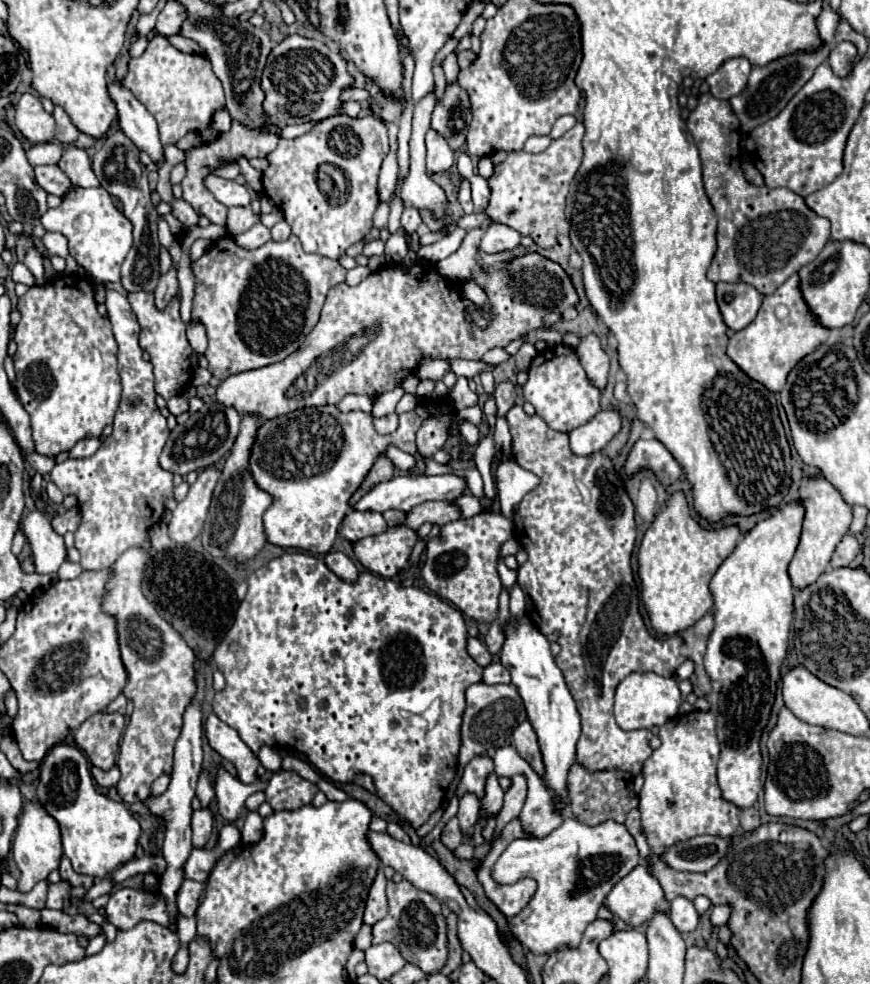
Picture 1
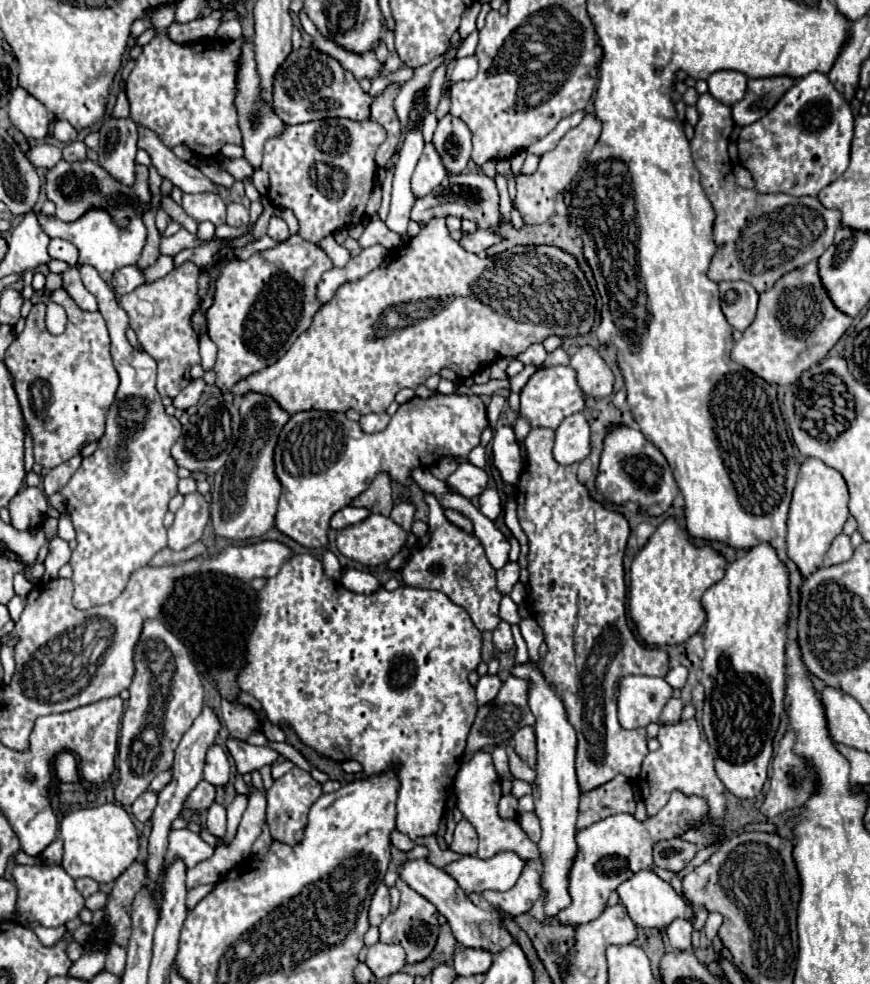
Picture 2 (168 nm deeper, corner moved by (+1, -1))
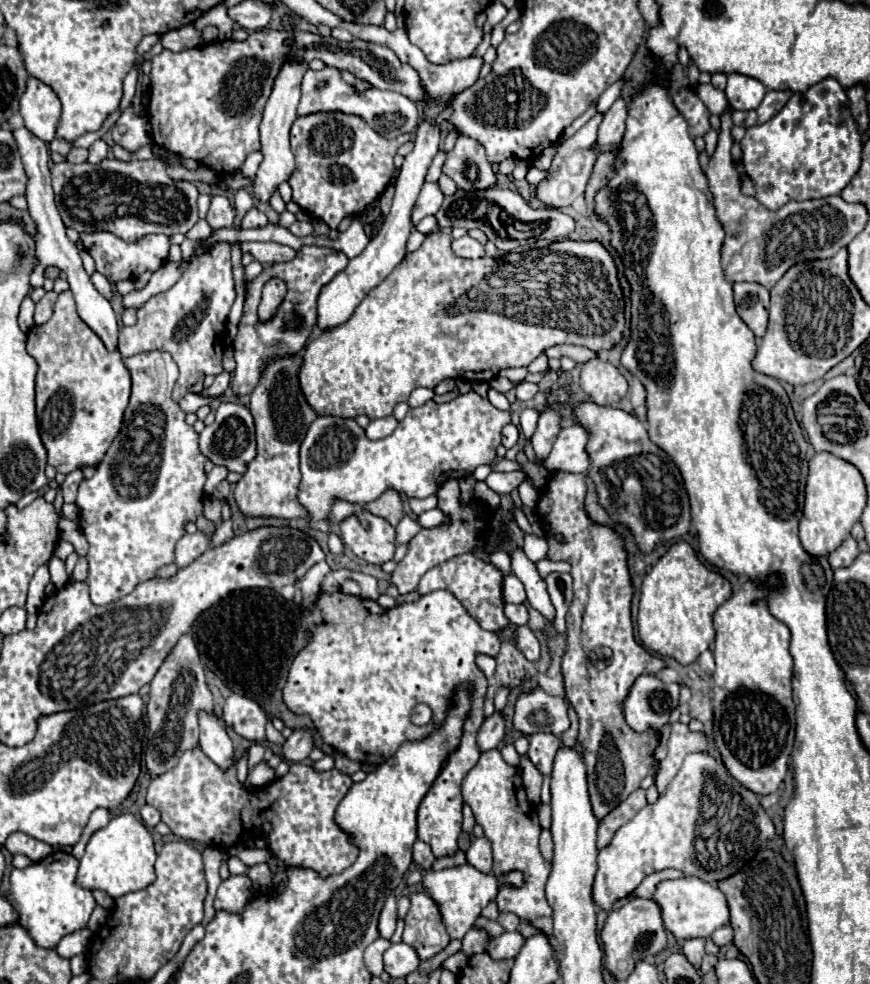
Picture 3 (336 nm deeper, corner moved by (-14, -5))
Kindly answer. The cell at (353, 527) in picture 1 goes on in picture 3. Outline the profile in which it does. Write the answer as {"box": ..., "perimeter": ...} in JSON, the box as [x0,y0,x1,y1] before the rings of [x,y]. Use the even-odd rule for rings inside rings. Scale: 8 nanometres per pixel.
{"box":[331,500,359,522],"perimeter":[[[335,500],[333,508],[331,508],[331,518],[335,522],[343,522],[347,520],[347,516],[353,516],[355,512],[359,512],[359,506],[351,504],[351,502],[343,502],[343,500]]]}

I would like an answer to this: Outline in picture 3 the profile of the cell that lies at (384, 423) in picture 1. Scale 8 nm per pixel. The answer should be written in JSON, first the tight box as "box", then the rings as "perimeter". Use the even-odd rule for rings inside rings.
{"box":[365,416,397,440],"perimeter":[[[385,416],[385,418],[373,420],[373,422],[365,428],[365,432],[367,432],[367,436],[369,436],[371,440],[379,440],[379,438],[389,436],[395,428],[397,428],[397,420],[395,420],[395,416]]]}

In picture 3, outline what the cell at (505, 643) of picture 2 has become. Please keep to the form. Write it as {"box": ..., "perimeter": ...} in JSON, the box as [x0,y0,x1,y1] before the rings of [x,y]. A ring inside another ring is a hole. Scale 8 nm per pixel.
{"box":[513,626,541,662],"perimeter":[[[517,626],[515,634],[513,634],[513,642],[523,652],[523,656],[527,660],[531,660],[531,662],[537,662],[539,660],[541,646],[539,646],[537,636],[529,630],[529,626]]]}

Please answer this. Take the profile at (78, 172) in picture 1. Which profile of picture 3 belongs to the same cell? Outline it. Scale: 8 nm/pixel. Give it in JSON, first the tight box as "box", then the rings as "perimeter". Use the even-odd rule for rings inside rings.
{"box":[87,140,109,164],"perimeter":[[[95,140],[95,142],[89,146],[89,158],[87,158],[87,162],[97,164],[99,160],[103,160],[103,158],[107,156],[107,150],[109,150],[109,146],[107,146],[103,140]]]}

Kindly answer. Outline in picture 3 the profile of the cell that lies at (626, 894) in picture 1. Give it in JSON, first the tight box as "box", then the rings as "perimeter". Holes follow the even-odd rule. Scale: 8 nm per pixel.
{"box":[653,878,729,940],"perimeter":[[[679,878],[679,880],[663,880],[657,884],[653,892],[653,900],[661,908],[665,928],[681,940],[687,938],[707,938],[719,926],[729,924],[729,908],[723,892],[715,884],[707,884],[699,878]]]}

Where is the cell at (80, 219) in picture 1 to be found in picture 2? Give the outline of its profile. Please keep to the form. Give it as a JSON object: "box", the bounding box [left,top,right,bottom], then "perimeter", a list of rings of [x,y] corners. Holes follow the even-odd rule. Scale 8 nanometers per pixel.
{"box":[38,208,146,282],"perimeter":[[[94,208],[94,210],[86,212],[80,220],[70,222],[70,224],[62,222],[58,218],[44,216],[44,214],[38,214],[38,216],[40,216],[40,226],[44,228],[44,232],[50,238],[62,238],[62,240],[72,242],[80,250],[78,264],[94,266],[104,282],[112,280],[114,270],[136,264],[136,260],[140,258],[142,248],[146,244],[146,226],[142,220],[132,220],[126,228],[118,228],[116,224],[112,224],[112,218],[104,210]]]}

